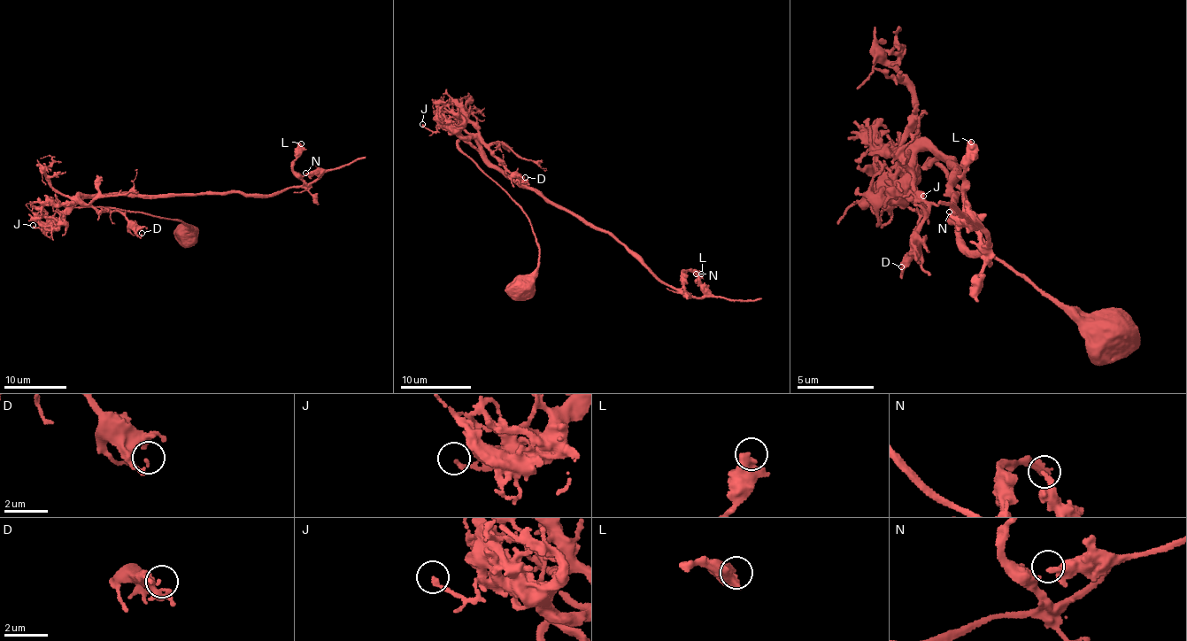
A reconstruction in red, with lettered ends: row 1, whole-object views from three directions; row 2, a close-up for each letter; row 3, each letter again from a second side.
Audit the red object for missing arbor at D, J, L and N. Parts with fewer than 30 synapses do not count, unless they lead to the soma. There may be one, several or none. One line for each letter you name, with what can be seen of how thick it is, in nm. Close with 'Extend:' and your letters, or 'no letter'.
Extend: no letter

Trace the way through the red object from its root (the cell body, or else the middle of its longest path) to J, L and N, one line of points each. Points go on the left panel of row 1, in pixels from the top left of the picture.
J: (187, 235), (187, 225), (174, 219), (99, 206), (69, 208), (64, 204), (65, 211), (46, 228), (33, 225)
L: (187, 235), (187, 225), (174, 219), (63, 205), (110, 196), (281, 193), (302, 184), (293, 168), (301, 143)
N: (187, 235), (187, 225), (174, 219), (63, 205), (110, 196), (281, 193), (320, 174), (305, 173)

